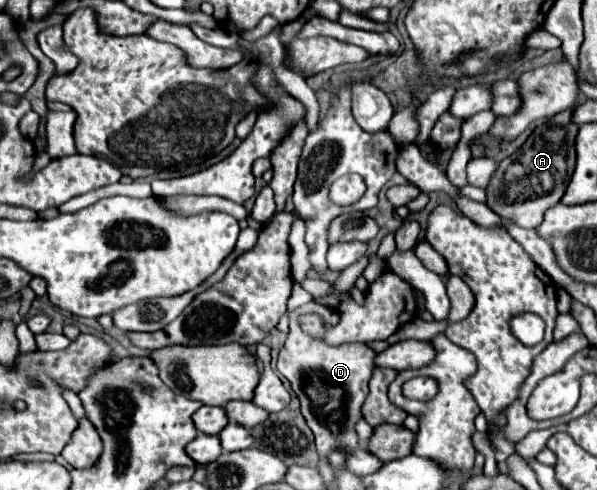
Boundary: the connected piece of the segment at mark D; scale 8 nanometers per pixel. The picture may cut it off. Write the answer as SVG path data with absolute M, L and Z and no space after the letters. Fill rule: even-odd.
M308 302L288 314L290 320L290 334L278 352L276 370L290 382L292 390L300 398L302 416L306 418L310 430L316 436L316 448L320 456L328 456L332 450L340 448L348 454L352 454L358 448L358 434L356 434L356 422L362 420L362 404L368 396L368 382L374 370L374 358L376 352L368 344L342 344L342 346L328 346L316 338L310 338L304 334L298 326L298 316L302 312L318 312L328 324L338 322L338 310L322 306L318 302ZM306 376L314 378L314 382L320 384L320 394L324 400L328 400L328 406L314 404L312 398L306 392Z

